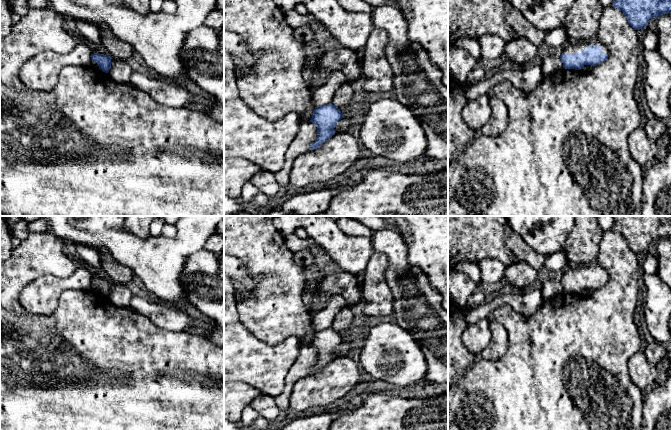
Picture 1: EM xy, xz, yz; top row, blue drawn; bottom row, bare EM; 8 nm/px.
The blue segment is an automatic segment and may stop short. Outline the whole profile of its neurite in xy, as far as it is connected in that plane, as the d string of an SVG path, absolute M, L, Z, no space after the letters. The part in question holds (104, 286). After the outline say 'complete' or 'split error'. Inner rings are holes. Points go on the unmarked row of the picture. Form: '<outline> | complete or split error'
M93 277L91 279L92 285L96 286L99 293L105 297L108 297L111 292L111 281L100 277Z | complete

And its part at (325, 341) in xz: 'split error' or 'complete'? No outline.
complete

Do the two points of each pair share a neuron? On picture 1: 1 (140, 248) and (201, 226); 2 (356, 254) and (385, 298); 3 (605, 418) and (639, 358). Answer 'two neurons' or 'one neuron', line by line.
1: one neuron
2: two neurons
3: two neurons

